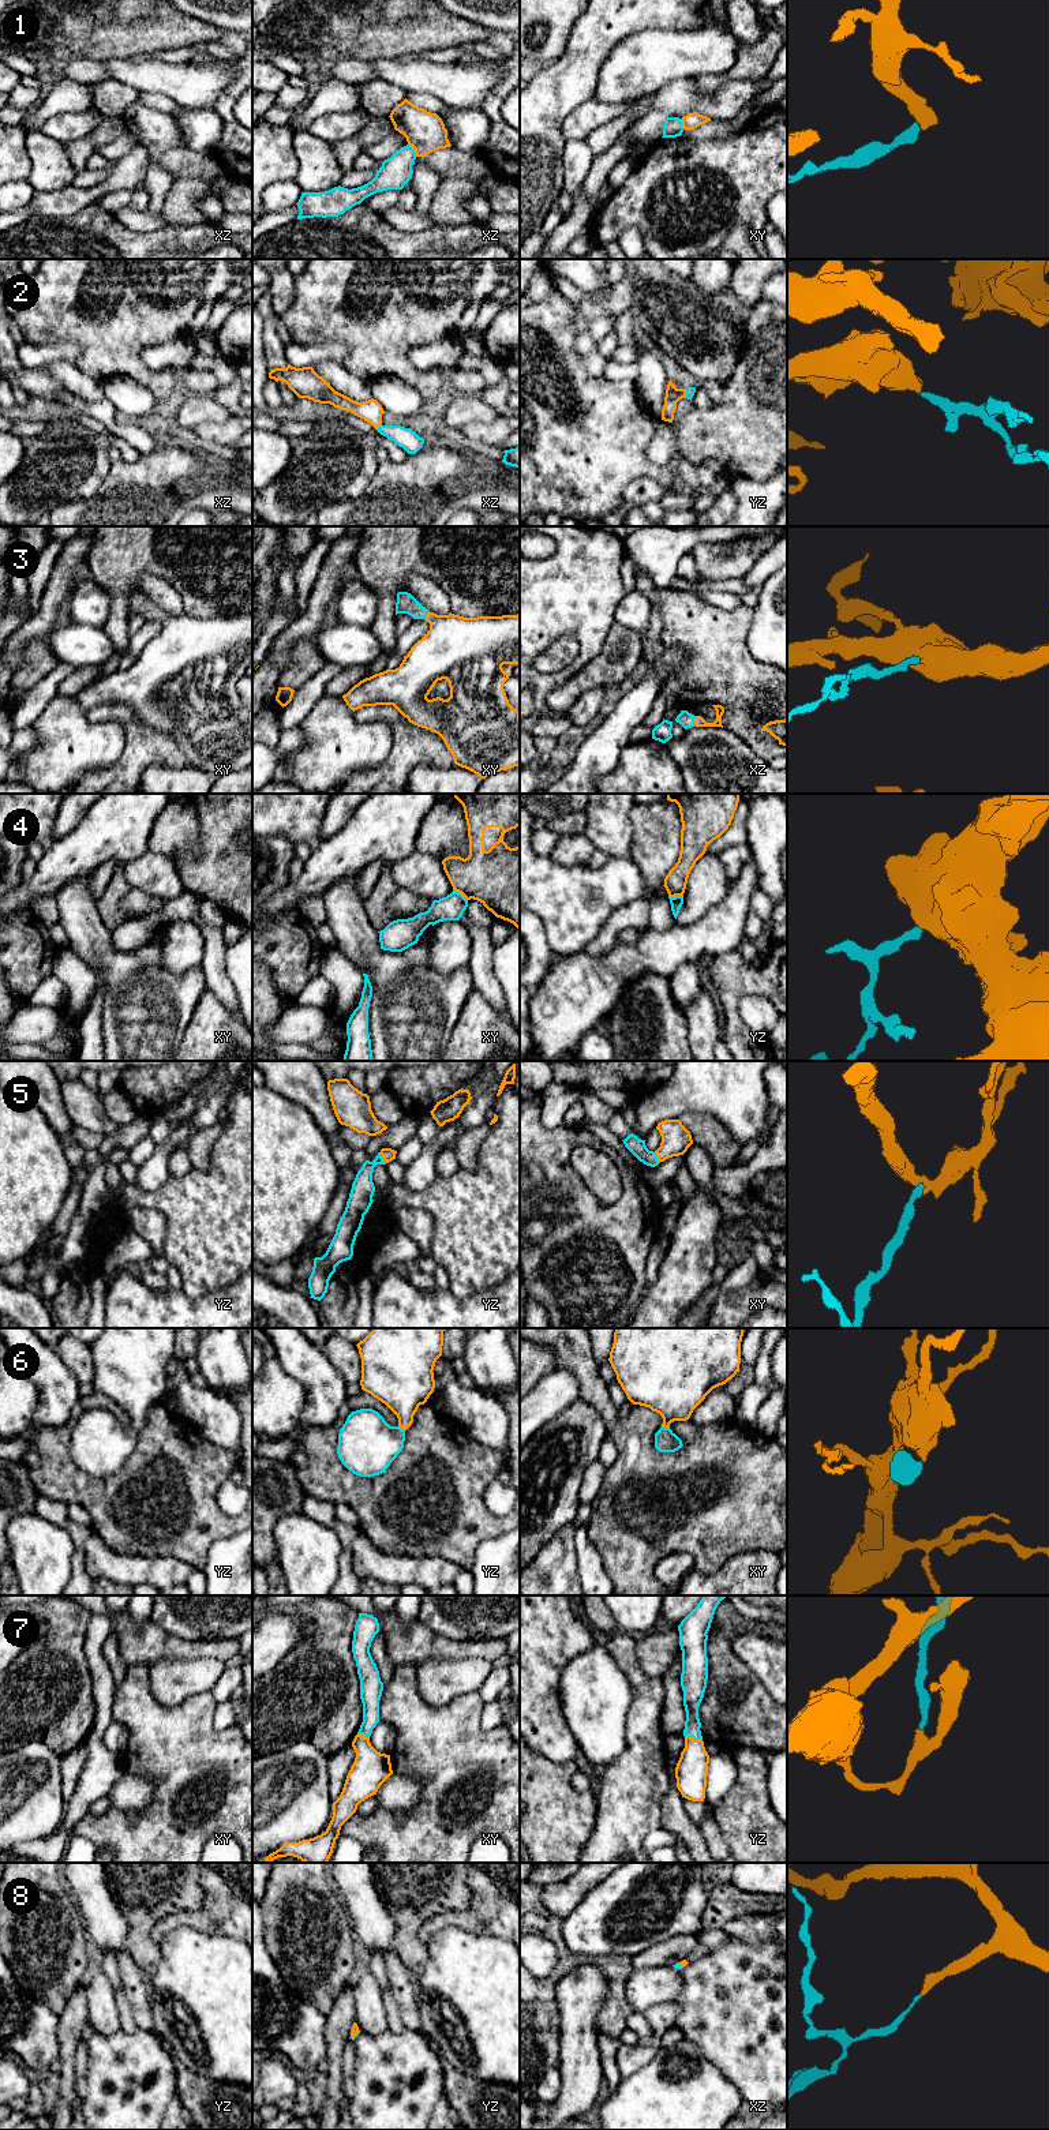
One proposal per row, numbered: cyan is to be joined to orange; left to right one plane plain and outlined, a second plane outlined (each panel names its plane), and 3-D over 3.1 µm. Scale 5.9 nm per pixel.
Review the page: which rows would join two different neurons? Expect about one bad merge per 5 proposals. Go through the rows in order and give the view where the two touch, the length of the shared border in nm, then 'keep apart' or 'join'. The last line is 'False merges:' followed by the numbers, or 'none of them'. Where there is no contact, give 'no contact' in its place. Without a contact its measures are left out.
1: contact in xz; length 90 nm; keep apart
2: contact in xz; length 50 nm; join
3: contact in xz; length 60 nm; join
4: contact in xy; length 110 nm; keep apart
5: contact in xy; length 80 nm; join
6: contact in xy; length 50 nm; join
7: contact in yz; length 110 nm; join
8: contact in yz; length 60 nm; join
False merges: 1, 4

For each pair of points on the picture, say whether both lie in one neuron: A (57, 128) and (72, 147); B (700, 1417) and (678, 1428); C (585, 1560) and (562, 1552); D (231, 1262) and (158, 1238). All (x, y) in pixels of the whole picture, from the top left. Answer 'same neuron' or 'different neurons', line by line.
A: different neurons
B: different neurons
C: different neurons
D: different neurons

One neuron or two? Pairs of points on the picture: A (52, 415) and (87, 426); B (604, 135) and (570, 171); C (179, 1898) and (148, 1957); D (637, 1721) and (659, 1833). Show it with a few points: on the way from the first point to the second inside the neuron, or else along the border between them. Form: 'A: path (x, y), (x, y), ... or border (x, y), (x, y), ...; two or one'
A: path (60, 415), (75, 415), (79, 417); one
B: border (584, 141), (594, 154); two
C: path (163, 1905), (145, 1923), (145, 1941); one
D: border (660, 1825), (645, 1837), (644, 1848); two

